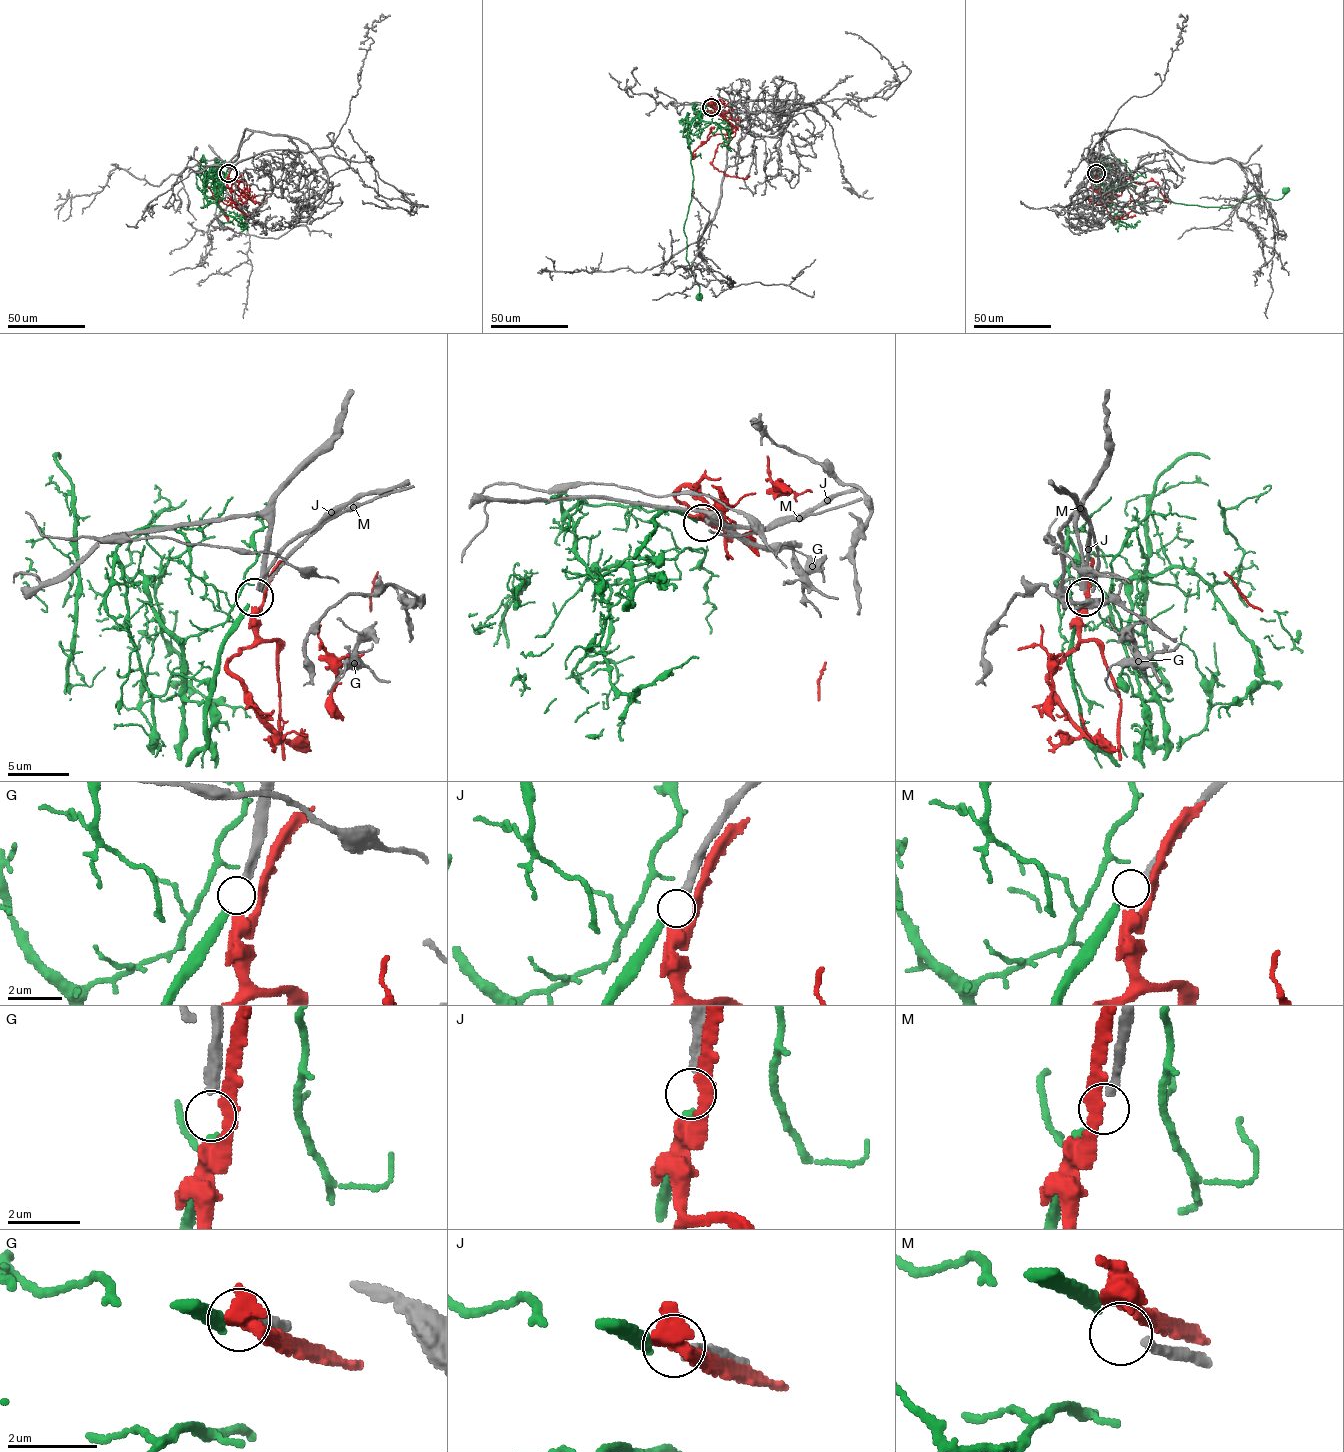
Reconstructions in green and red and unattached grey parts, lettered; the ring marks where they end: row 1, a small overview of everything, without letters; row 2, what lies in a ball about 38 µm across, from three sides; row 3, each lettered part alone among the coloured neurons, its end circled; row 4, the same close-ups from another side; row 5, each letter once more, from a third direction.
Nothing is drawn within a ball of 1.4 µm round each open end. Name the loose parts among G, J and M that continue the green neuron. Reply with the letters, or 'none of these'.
J

